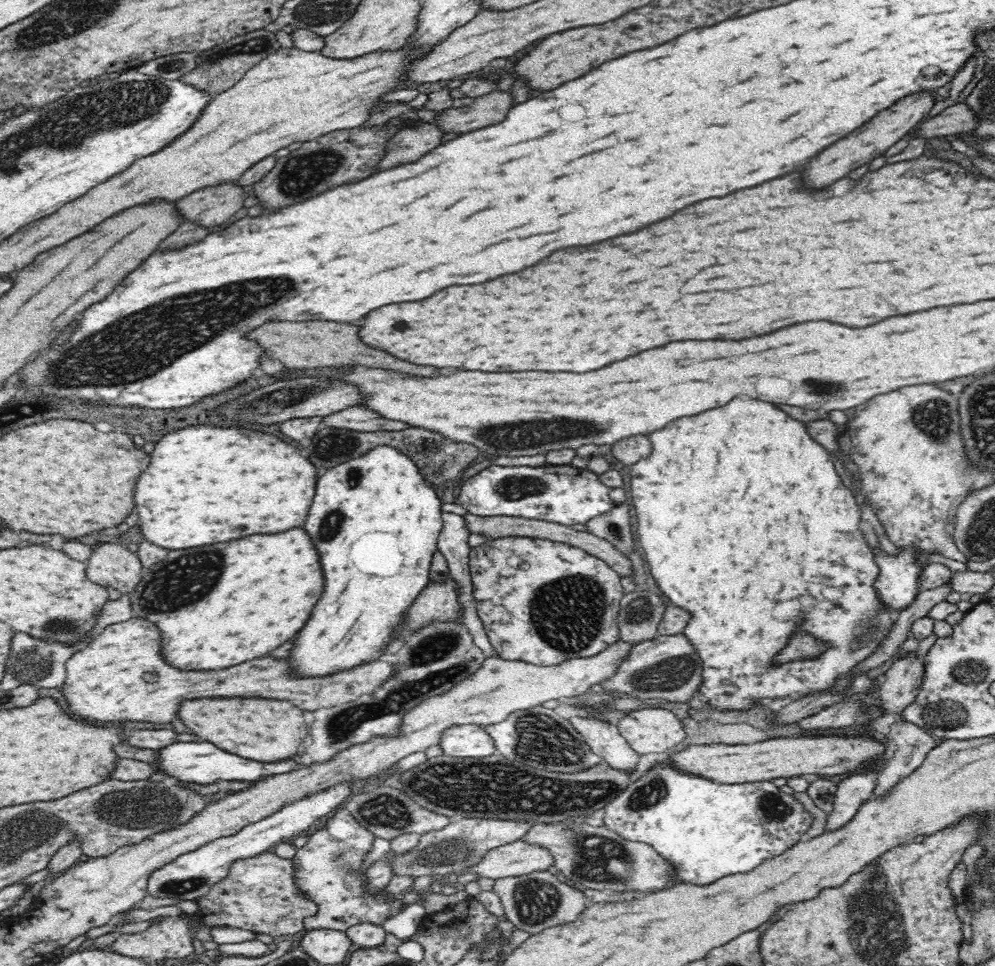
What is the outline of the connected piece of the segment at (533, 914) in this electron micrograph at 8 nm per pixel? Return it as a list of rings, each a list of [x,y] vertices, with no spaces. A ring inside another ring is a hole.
[[[549,870],[542,874],[534,871],[522,876],[499,878],[494,882],[493,891],[500,897],[505,918],[516,929],[528,934],[538,934],[545,928],[556,928],[558,924],[574,922],[586,908],[583,889],[570,886],[565,879]]]

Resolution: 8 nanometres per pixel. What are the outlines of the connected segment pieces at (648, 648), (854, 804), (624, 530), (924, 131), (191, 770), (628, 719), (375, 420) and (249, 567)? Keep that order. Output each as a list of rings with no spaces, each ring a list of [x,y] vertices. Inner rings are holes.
[[[682,632],[672,636],[658,635],[649,641],[636,643],[619,664],[612,678],[602,682],[602,692],[572,696],[561,700],[572,707],[594,707],[594,709],[612,709],[613,702],[619,700],[618,694],[628,694],[632,706],[640,702],[654,702],[664,699],[673,703],[689,703],[690,698],[699,690],[701,684],[701,664],[695,648]]]
[[[870,766],[860,774],[852,774],[837,784],[832,812],[826,821],[825,832],[834,832],[856,817],[859,808],[872,798],[879,772]]]
[[[626,503],[616,504],[606,514],[600,514],[585,522],[586,530],[628,555],[634,548],[634,534],[630,524],[630,514]]]
[[[956,103],[938,115],[926,119],[919,126],[919,134],[926,140],[935,136],[965,134],[976,130],[978,118],[966,103]]]
[[[197,740],[194,742],[178,742],[159,750],[158,764],[152,764],[154,772],[162,770],[170,781],[181,780],[198,784],[212,784],[219,780],[239,780],[244,782],[256,782],[264,776],[284,774],[298,770],[301,766],[295,758],[284,759],[278,762],[252,762],[246,758],[240,758],[236,754],[230,754],[210,742]]]
[[[656,705],[643,710],[631,709],[629,714],[624,715],[624,718],[620,720],[617,728],[630,746],[630,749],[633,749],[640,756],[666,752],[686,739],[686,732],[682,727],[681,721],[671,710],[664,710]]]
[[[352,406],[352,408],[344,408],[340,412],[328,414],[322,420],[322,426],[355,430],[358,432],[406,430],[406,428],[410,428],[410,425],[404,424],[404,422],[382,418],[380,414],[374,412],[372,409],[364,408],[364,406],[362,408],[360,406]]]
[[[292,528],[288,532],[280,532],[280,534],[252,534],[252,536],[244,536],[240,540],[230,540],[230,542],[220,542],[220,544],[208,544],[208,546],[198,546],[198,548],[186,548],[186,550],[169,550],[167,555],[152,566],[143,567],[142,578],[136,585],[134,592],[129,594],[132,603],[132,616],[144,618],[156,625],[162,633],[162,654],[168,660],[168,663],[184,668],[184,670],[216,670],[216,668],[228,668],[228,666],[236,666],[240,662],[264,656],[272,650],[276,650],[278,646],[282,646],[286,640],[292,640],[302,626],[306,624],[306,620],[310,618],[316,602],[322,596],[324,588],[324,574],[322,574],[322,566],[320,566],[320,556],[312,544],[312,538],[308,536],[308,532],[304,528]],[[198,584],[214,584],[212,592],[208,598],[204,598],[204,602],[196,598],[198,594]]]

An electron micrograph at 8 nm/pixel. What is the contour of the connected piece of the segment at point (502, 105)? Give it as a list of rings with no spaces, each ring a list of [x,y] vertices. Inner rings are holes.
[[[496,89],[475,98],[469,106],[450,107],[441,111],[432,123],[436,123],[444,132],[464,134],[468,130],[478,130],[480,126],[490,126],[492,122],[502,122],[512,104],[514,102],[508,91]]]

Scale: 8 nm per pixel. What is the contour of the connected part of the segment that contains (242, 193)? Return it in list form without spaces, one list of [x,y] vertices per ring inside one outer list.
[[[234,181],[205,186],[178,201],[177,210],[186,222],[191,220],[192,223],[212,228],[226,222],[243,208],[249,193],[248,188],[240,187]]]

